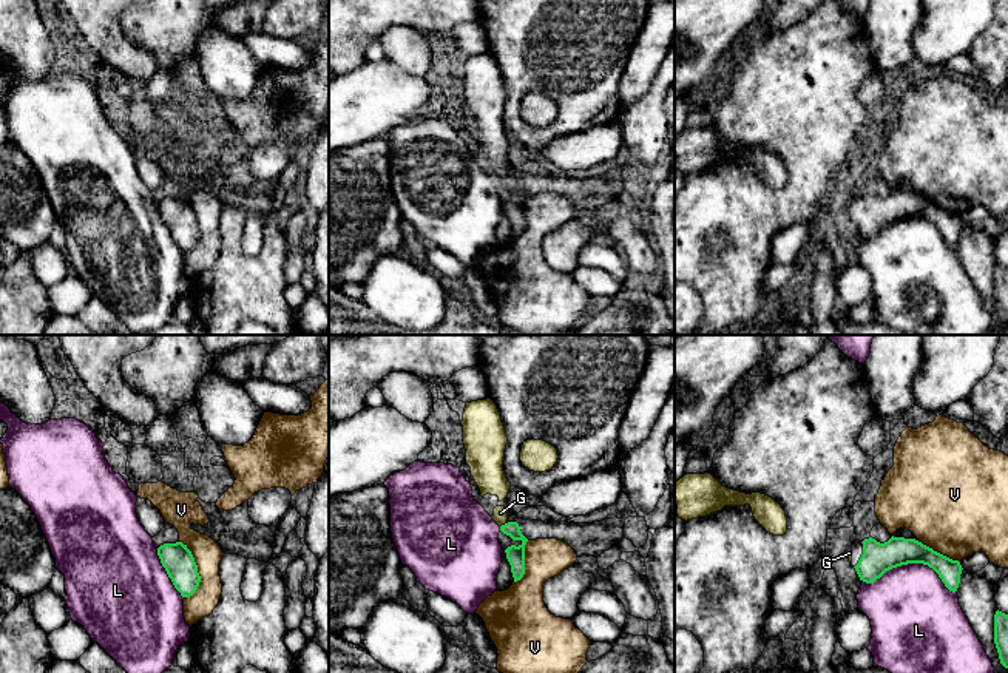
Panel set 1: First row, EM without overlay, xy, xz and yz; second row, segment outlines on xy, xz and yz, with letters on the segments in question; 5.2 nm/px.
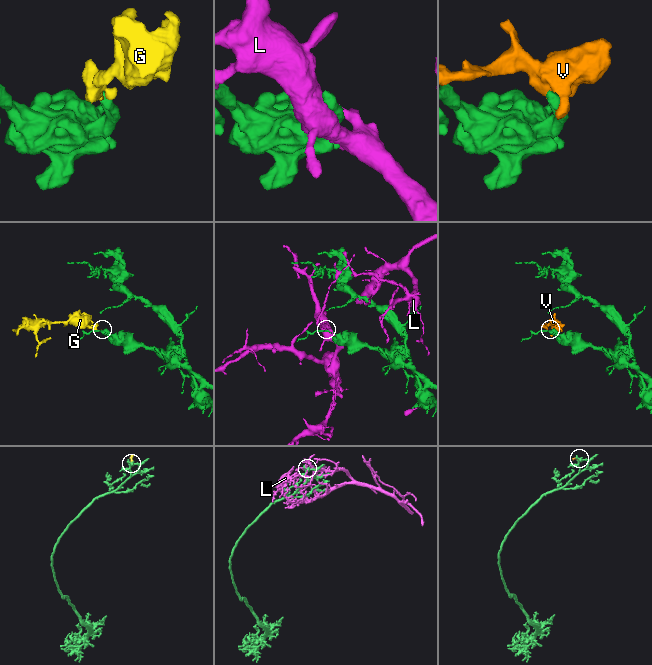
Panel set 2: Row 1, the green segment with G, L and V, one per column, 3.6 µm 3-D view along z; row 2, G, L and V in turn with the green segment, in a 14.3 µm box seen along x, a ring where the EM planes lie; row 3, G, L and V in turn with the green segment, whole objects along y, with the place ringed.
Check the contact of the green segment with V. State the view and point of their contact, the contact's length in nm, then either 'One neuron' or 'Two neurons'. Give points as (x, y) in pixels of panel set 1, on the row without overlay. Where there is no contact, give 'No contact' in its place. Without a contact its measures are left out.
Touches green at xy (196, 224). Shared border 300 nm. Two neurons

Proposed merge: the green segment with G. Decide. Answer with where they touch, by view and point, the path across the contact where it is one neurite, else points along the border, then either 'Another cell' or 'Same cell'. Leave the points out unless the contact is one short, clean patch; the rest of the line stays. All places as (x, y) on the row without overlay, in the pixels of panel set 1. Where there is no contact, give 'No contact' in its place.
Touches green at xz (502, 179). Path across: xz (516, 209), (522, 195), (502, 179), (500, 167). Same cell

